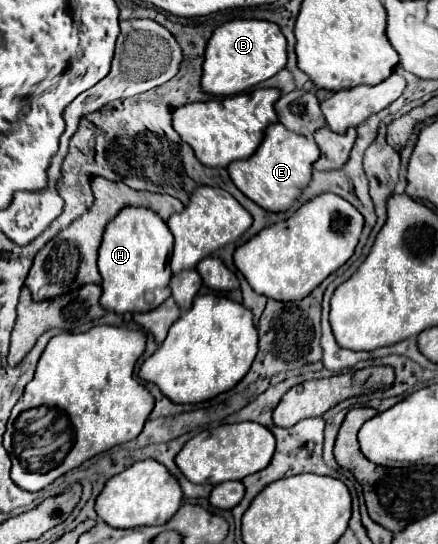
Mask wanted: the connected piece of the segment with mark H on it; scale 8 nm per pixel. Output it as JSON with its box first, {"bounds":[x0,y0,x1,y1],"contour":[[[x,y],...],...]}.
{"bounds":[98,208,172,314],"contour":[[[124,208],[116,218],[112,218],[104,230],[104,238],[100,244],[98,252],[98,270],[102,274],[102,296],[100,304],[106,310],[112,310],[116,314],[126,314],[126,312],[150,312],[156,306],[160,306],[168,296],[170,296],[170,266],[168,266],[168,256],[172,252],[172,234],[166,226],[166,222],[154,214],[148,208]]]}

